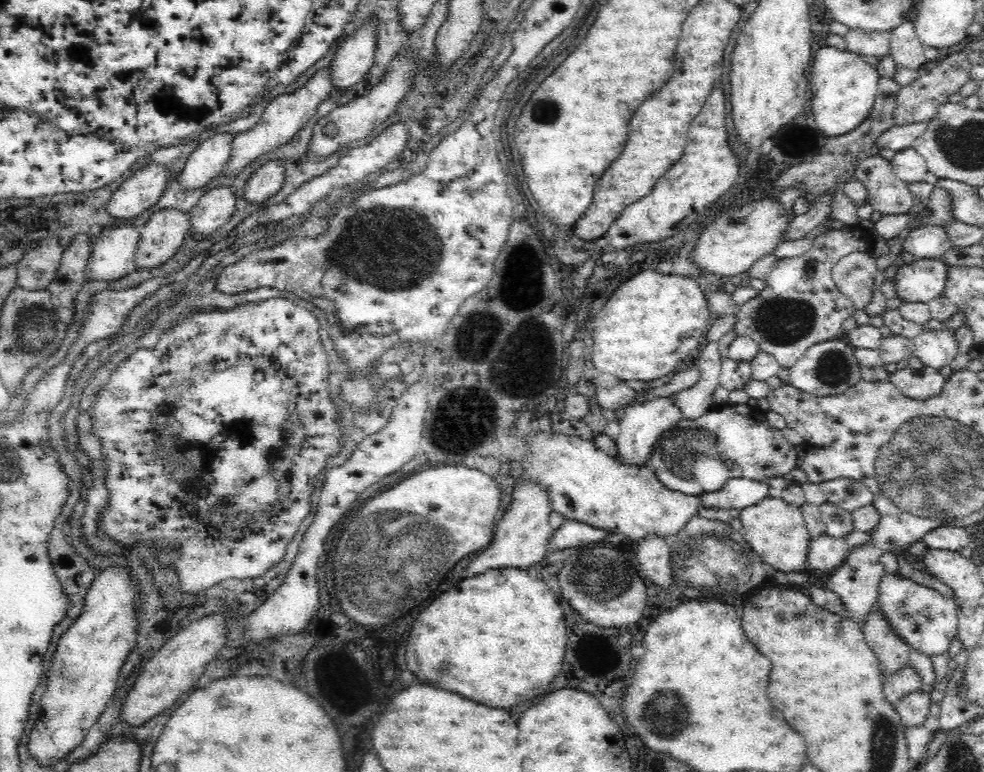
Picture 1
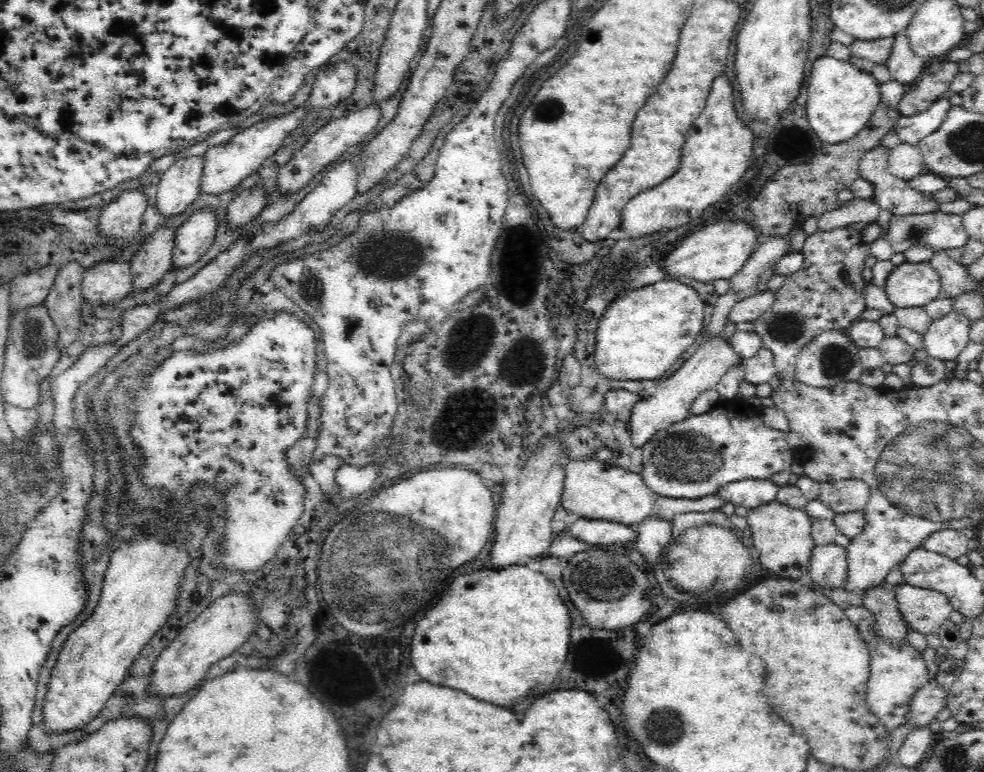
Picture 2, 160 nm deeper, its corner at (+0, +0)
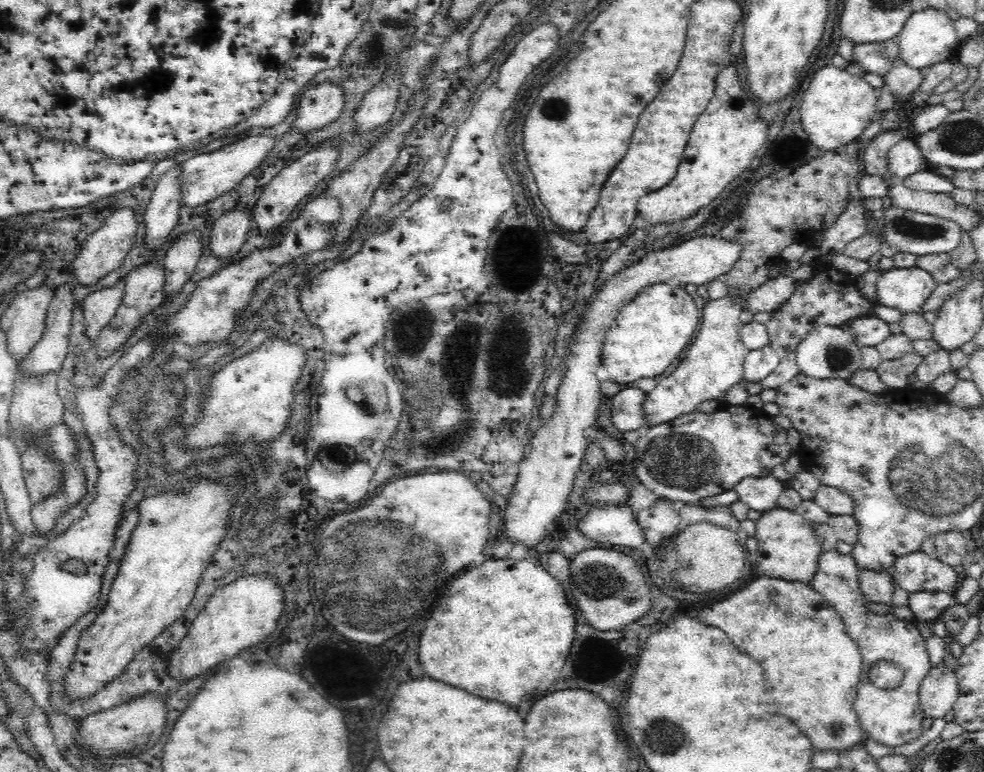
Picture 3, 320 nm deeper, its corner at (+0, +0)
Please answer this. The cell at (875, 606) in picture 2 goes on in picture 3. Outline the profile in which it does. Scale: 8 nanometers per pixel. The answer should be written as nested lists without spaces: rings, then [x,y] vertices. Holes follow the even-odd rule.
[[[859,570],[860,591],[870,602],[888,604],[892,601],[894,583],[889,570]]]

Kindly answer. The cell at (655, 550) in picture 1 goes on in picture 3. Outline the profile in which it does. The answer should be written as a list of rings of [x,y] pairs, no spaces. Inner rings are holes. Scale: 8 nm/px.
[[[659,498],[650,508],[636,515],[639,525],[645,530],[645,544],[650,546],[650,550],[660,540],[674,535],[679,528],[679,506],[668,499]]]

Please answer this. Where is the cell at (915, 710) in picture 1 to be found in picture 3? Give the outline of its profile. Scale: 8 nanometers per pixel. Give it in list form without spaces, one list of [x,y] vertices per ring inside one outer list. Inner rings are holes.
[[[945,662],[933,665],[919,690],[924,714],[931,719],[944,719],[945,714],[953,709],[958,695],[957,675]]]

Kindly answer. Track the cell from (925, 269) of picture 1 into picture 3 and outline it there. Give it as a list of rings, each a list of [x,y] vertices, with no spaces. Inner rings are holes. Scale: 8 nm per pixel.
[[[920,267],[894,268],[879,275],[876,300],[888,308],[918,312],[937,285],[934,277]]]

